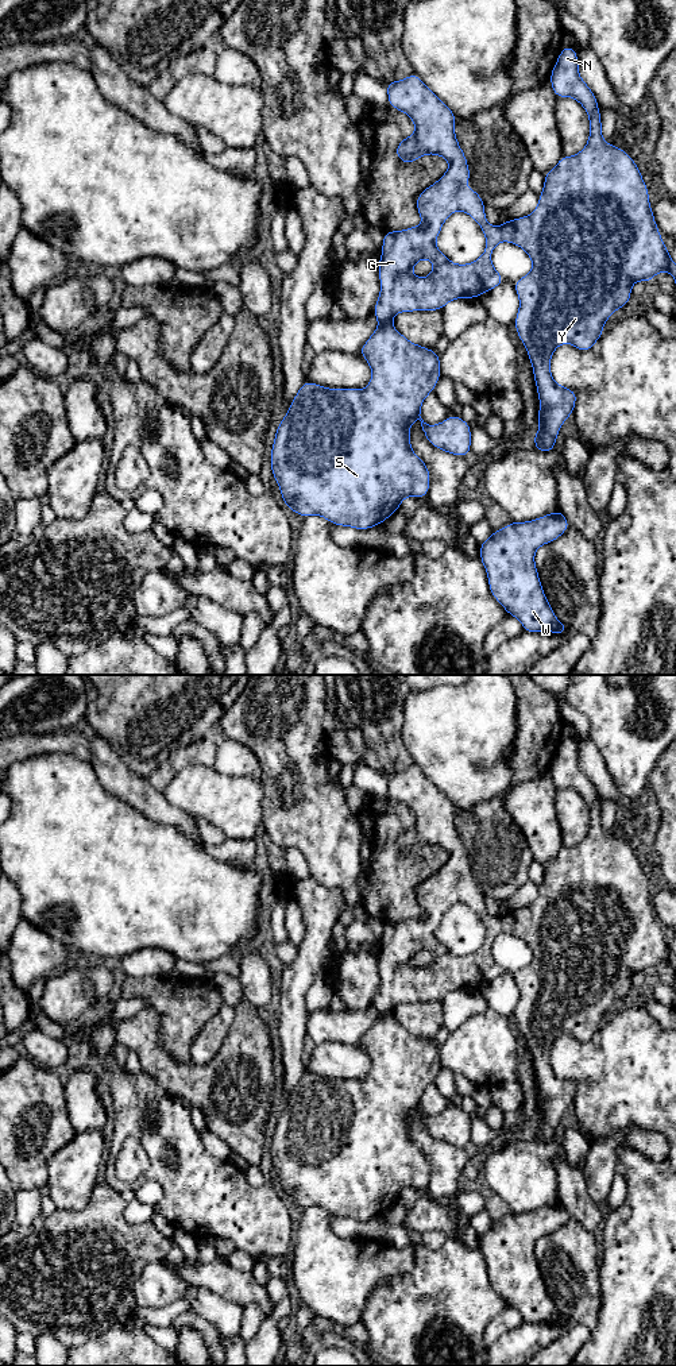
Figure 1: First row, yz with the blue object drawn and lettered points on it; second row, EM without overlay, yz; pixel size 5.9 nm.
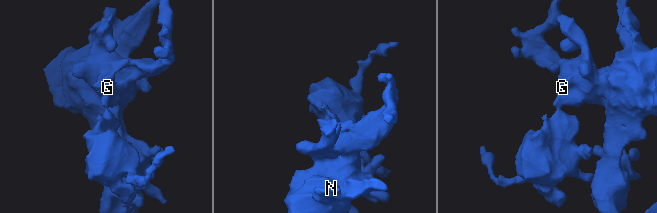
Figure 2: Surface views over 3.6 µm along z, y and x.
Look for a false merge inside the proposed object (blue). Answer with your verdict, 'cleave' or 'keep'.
cleave

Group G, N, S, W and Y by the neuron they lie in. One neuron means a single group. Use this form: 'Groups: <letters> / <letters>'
Groups: G N W Y / S

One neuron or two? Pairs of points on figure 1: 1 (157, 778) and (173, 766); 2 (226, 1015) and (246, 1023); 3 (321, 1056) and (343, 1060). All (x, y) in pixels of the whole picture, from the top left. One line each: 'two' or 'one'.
1: one
2: two
3: one

